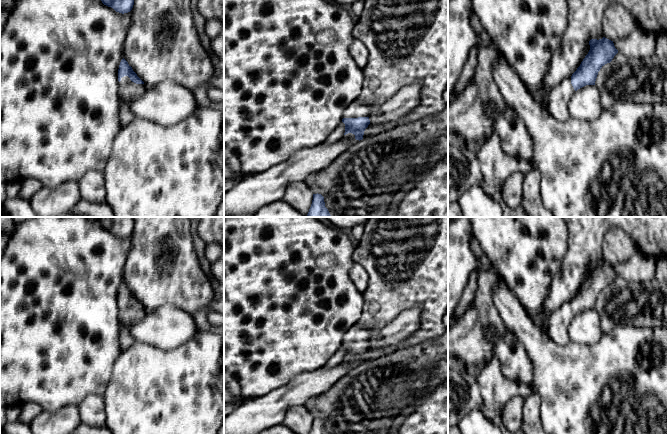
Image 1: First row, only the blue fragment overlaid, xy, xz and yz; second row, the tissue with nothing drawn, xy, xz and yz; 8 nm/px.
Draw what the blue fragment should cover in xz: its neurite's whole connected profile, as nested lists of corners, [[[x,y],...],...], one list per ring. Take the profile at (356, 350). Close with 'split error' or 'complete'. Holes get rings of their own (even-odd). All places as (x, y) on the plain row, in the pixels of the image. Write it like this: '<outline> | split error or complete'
[[[359,326],[351,327],[343,335],[342,346],[345,348],[345,357],[352,357],[355,359],[356,364],[362,364],[364,355],[370,348],[369,339],[371,331]]] | split error

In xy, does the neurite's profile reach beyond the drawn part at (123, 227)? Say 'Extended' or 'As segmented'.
As segmented

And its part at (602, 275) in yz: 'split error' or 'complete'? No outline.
split error

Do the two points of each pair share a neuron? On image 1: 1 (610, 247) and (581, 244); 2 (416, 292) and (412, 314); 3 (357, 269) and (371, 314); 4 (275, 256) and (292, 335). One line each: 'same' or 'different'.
1: different
2: different
3: different
4: same

